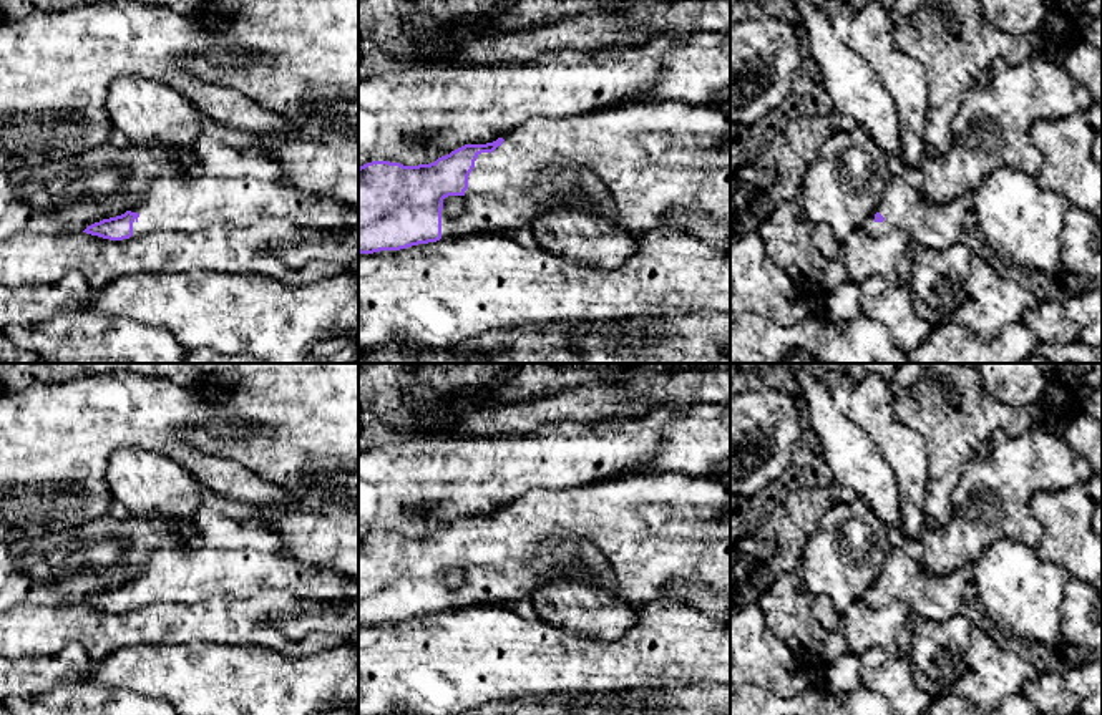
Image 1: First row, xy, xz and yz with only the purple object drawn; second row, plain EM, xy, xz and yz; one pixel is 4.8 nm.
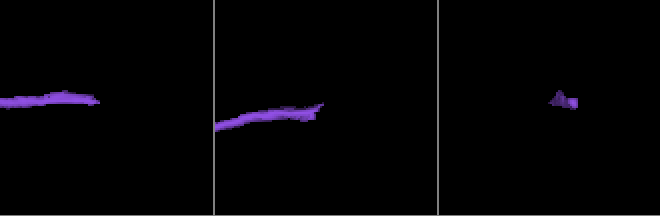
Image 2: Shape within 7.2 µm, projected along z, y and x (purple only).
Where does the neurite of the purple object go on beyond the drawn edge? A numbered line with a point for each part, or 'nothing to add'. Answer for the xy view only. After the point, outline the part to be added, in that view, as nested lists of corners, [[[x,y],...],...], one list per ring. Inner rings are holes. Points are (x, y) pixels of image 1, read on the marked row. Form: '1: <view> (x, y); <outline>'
1: xy (171, 204); [[[199,174],[193,179],[159,178],[151,181],[131,212],[139,217],[133,222],[133,236],[149,232],[197,232],[214,224],[254,224],[264,217],[279,217],[297,227],[317,231],[358,229],[358,209],[324,196],[310,196],[280,182],[252,178],[209,178]]]

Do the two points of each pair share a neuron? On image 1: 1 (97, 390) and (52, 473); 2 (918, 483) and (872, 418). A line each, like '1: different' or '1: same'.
1: same
2: same

